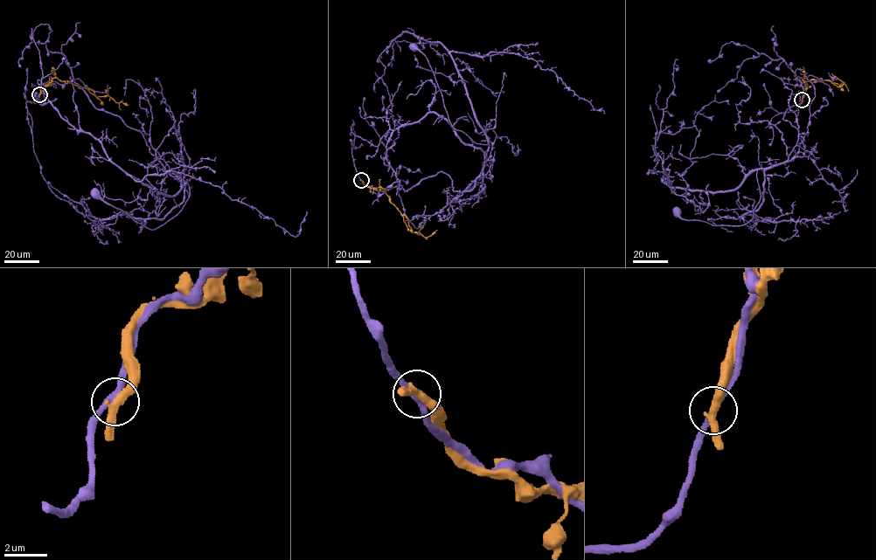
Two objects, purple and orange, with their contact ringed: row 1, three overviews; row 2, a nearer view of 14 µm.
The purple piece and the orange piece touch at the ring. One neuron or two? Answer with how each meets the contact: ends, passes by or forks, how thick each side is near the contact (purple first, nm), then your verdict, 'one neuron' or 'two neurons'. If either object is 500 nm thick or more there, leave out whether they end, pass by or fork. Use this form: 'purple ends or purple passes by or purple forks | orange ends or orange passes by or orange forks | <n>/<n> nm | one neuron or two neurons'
purple passes by | orange passes by | 280/360 nm | two neurons

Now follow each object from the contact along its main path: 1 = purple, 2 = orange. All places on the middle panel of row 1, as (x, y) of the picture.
1: (361, 181), (406, 190), (441, 171), (461, 192), (479, 176), (490, 145), (453, 127), (427, 58), (414, 47)
2: (361, 181), (366, 186), (384, 190), (412, 232), (419, 231), (427, 237), (437, 230)

